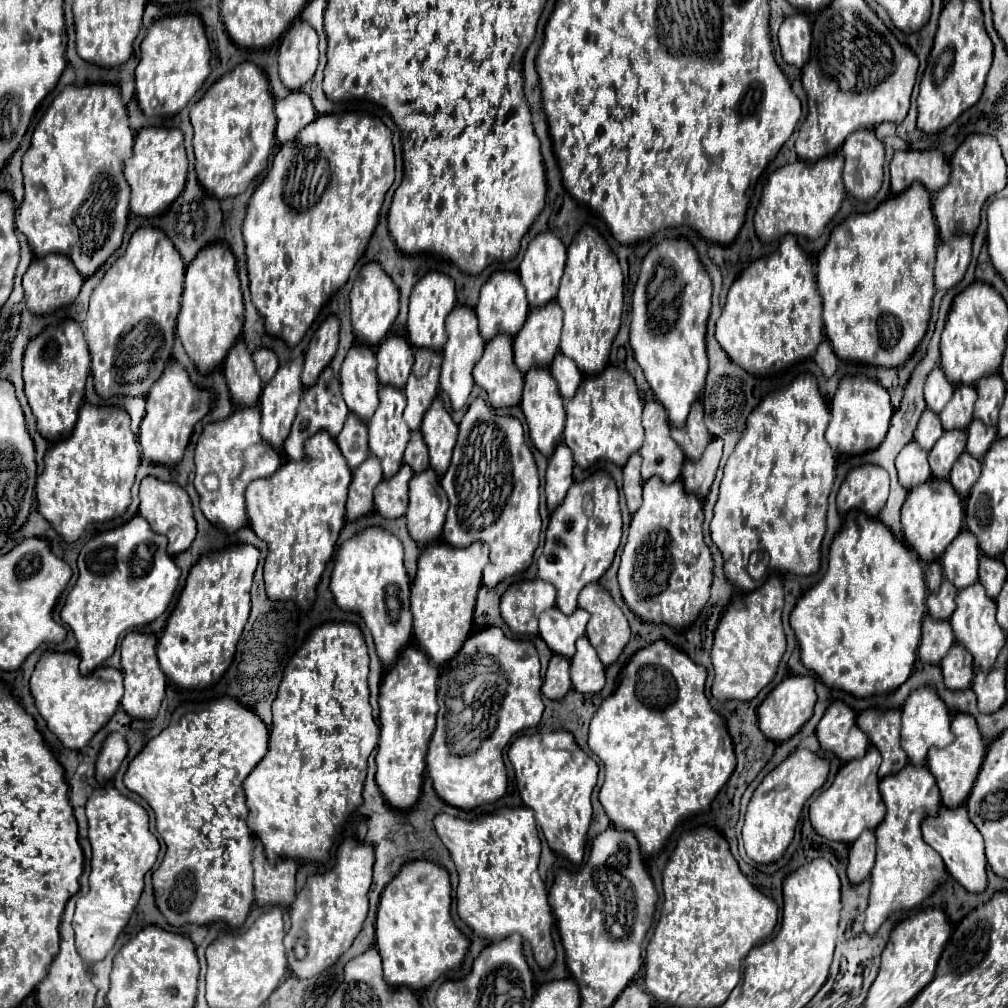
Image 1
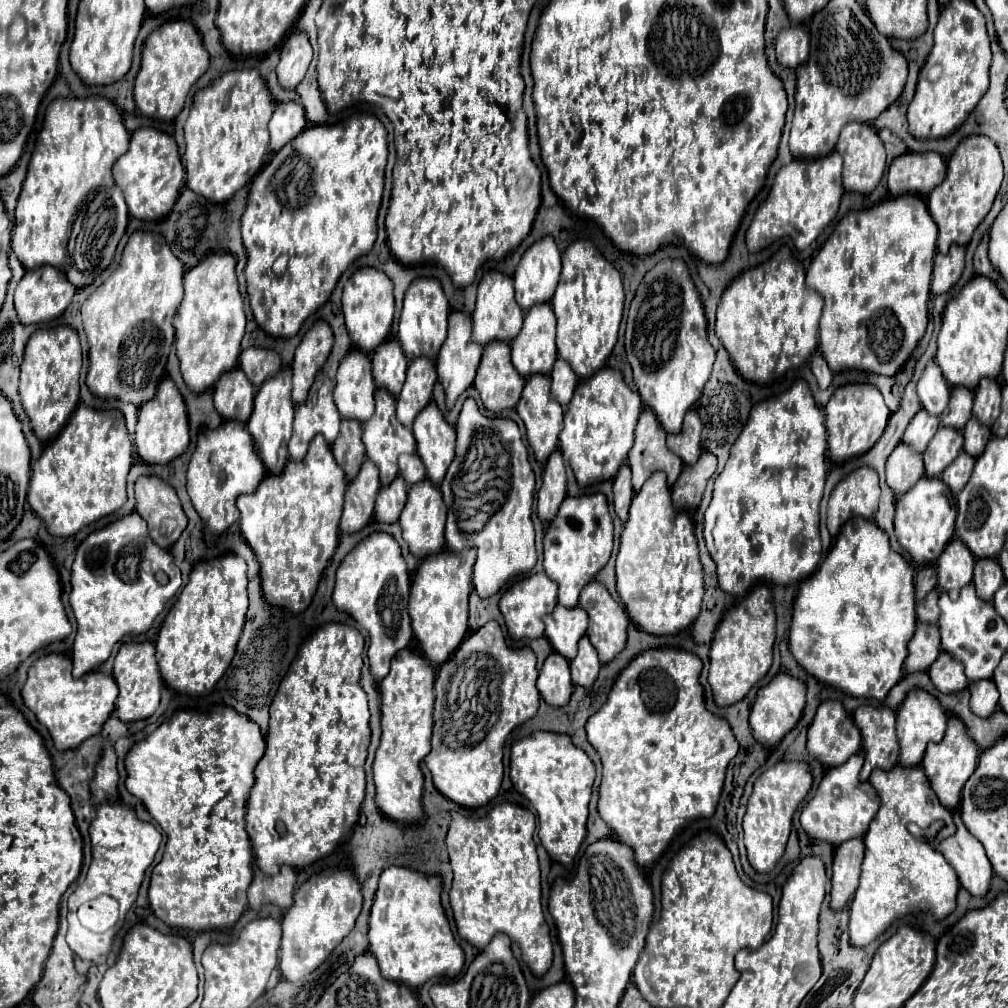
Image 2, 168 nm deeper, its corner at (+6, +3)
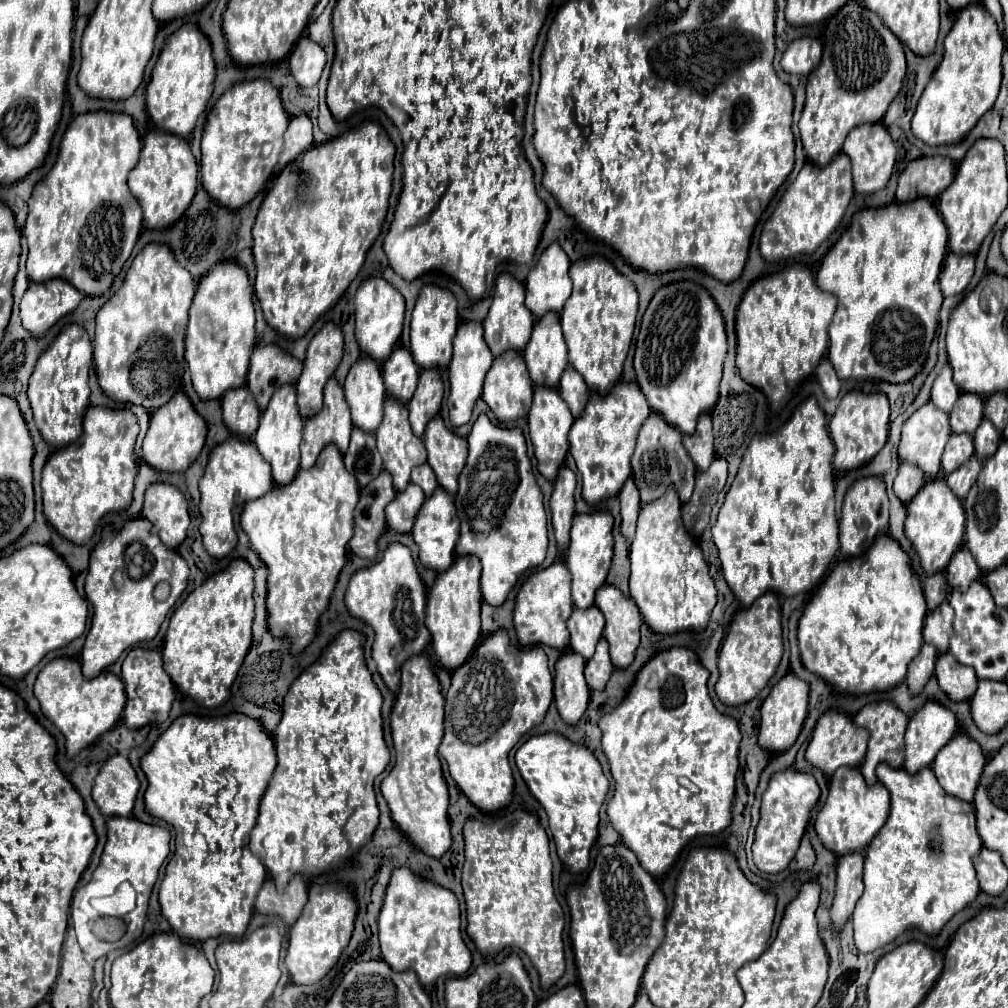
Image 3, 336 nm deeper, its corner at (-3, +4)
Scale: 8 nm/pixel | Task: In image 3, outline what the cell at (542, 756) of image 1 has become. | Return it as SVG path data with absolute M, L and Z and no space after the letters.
M544 733L530 737L516 751L516 765L532 795L548 813L558 857L572 873L584 871L590 863L590 849L598 837L598 811L608 793L608 779L598 759L580 743L572 743L558 733Z

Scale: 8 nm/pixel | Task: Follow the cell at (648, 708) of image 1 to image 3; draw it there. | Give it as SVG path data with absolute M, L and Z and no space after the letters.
M672 647L672 649L666 649L666 651L660 651L658 655L654 655L644 667L642 671L638 673L632 689L628 691L626 699L608 715L602 717L600 721L600 729L604 733L602 737L602 749L610 761L610 771L612 771L612 777L614 777L614 797L610 799L608 803L608 817L610 817L610 823L614 825L614 829L620 833L622 837L622 843L632 849L640 861L640 865L652 875L652 877L662 877L666 873L666 869L674 863L676 855L682 851L682 847L696 835L716 835L716 833L722 833L730 821L732 821L732 805L734 805L734 795L736 795L736 773L738 773L738 745L740 745L740 727L736 723L736 719L732 717L726 717L722 713L716 711L712 699L710 699L710 693L708 693L708 687L706 687L706 681L710 677L710 671L698 661L696 653L686 649L686 647Z

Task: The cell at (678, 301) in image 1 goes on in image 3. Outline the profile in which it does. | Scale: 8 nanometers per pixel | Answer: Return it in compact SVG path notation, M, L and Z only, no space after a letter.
M680 281L660 287L642 317L640 335L636 341L636 355L634 355L636 381L646 395L650 409L660 413L668 425L690 435L696 429L698 417L702 413L708 413L720 397L720 379L722 379L722 363L726 359L726 349L728 345L726 345L722 313L704 287L690 281Z

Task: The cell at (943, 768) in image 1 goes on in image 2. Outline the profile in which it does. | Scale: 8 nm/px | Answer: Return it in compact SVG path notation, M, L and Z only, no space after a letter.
M951 716L947 722L947 732L941 744L929 744L925 758L923 758L923 770L937 794L937 798L941 800L941 804L949 810L955 810L959 806L961 800L961 790L965 786L965 782L969 780L969 776L975 772L977 768L977 758L979 758L979 748L977 744L971 740L971 736L967 734L965 724L957 718Z

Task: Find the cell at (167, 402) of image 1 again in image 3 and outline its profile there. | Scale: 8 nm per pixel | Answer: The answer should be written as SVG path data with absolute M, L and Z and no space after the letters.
M176 393L170 403L160 407L150 419L150 429L142 443L144 461L156 471L186 471L200 455L206 441L206 421L194 411L184 393Z

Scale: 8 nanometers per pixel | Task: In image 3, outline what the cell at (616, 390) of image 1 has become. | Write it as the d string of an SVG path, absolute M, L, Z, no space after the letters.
M620 381L608 395L592 395L588 407L570 429L570 453L582 475L582 499L592 505L616 497L630 477L630 459L636 449L640 423L650 415L648 401L638 383Z

